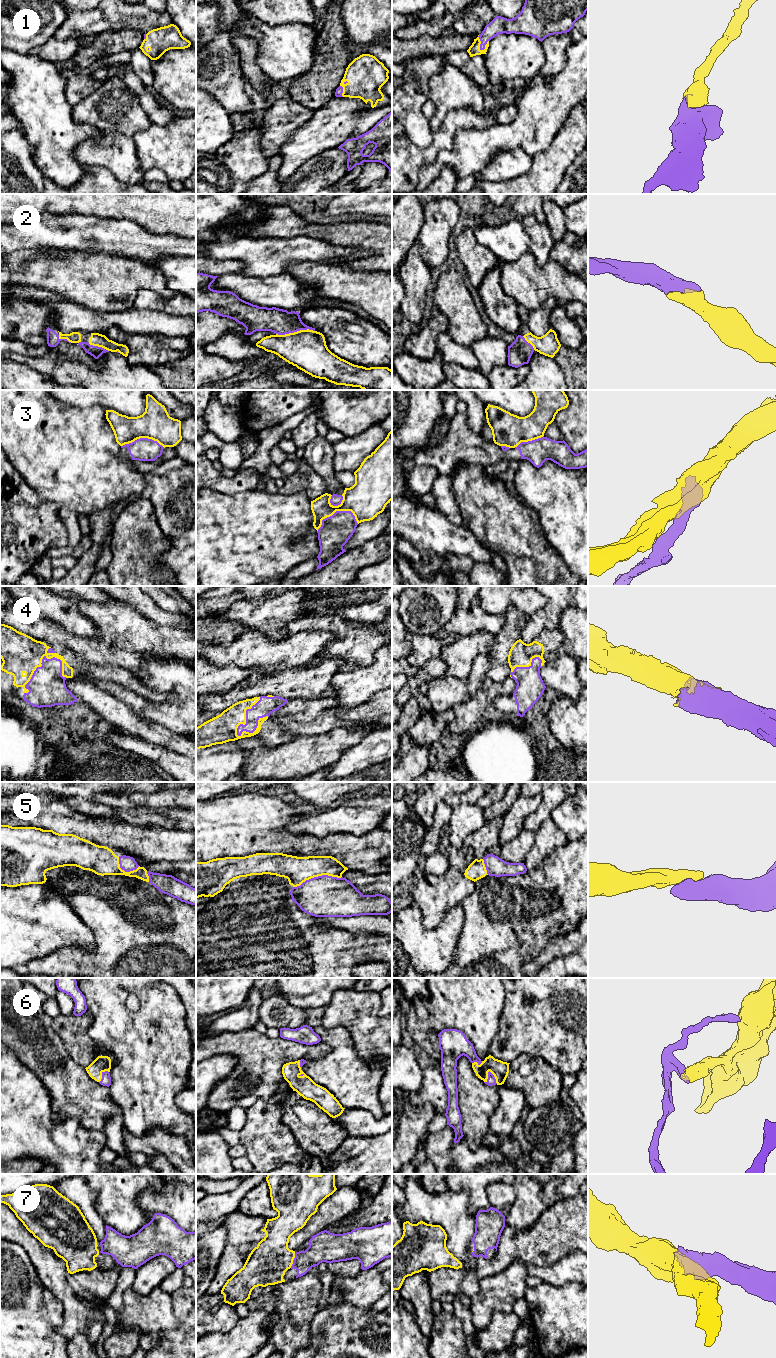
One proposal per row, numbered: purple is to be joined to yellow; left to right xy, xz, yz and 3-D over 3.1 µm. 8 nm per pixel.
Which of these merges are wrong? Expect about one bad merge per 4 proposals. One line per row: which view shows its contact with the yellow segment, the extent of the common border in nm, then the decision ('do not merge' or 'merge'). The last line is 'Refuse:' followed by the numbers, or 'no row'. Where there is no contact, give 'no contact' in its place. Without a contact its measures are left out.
1: contact in yz; length 130 nm; merge
2: contact in xz; length 320 nm; merge
3: contact in xz; length 340 nm; do not merge
4: contact in xz; length 360 nm; merge
5: contact in xz; length 400 nm; merge
6: contact in yz; length 130 nm; merge
7: contact in xz; length 130 nm; merge
Refuse: 3

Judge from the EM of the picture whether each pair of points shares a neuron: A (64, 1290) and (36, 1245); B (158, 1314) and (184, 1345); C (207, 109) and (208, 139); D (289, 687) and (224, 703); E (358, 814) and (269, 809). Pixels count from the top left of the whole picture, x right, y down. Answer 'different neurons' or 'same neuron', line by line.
A: same neuron
B: different neurons
C: same neuron
D: same neuron
E: different neurons

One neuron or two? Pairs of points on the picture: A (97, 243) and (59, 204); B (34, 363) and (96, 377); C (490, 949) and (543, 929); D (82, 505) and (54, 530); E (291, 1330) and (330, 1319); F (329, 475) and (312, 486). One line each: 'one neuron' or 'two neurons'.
A: two neurons
B: one neuron
C: one neuron
D: two neurons
E: two neurons
F: two neurons

